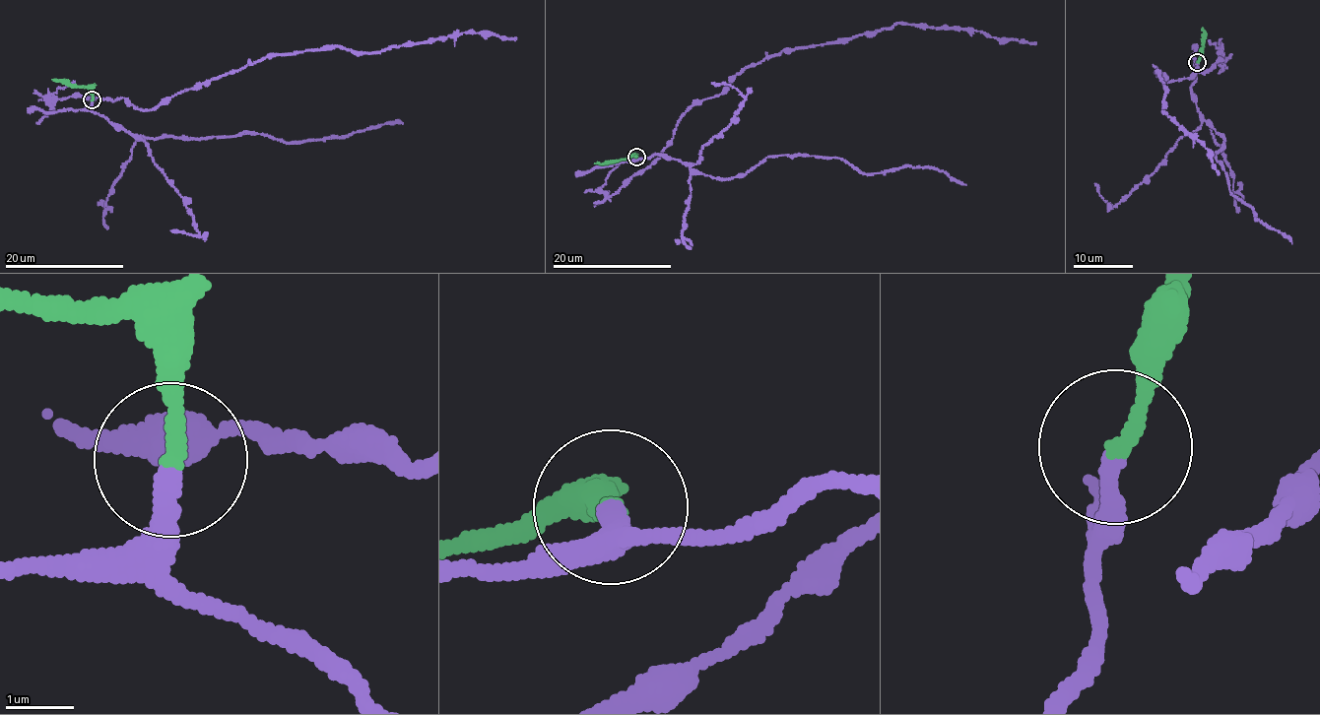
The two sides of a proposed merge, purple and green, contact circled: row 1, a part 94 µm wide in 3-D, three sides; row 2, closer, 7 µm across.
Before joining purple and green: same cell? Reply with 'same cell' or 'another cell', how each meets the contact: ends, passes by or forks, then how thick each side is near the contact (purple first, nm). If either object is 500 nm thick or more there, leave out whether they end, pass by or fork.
another cell | purple ends | green ends | 320/240 nm

